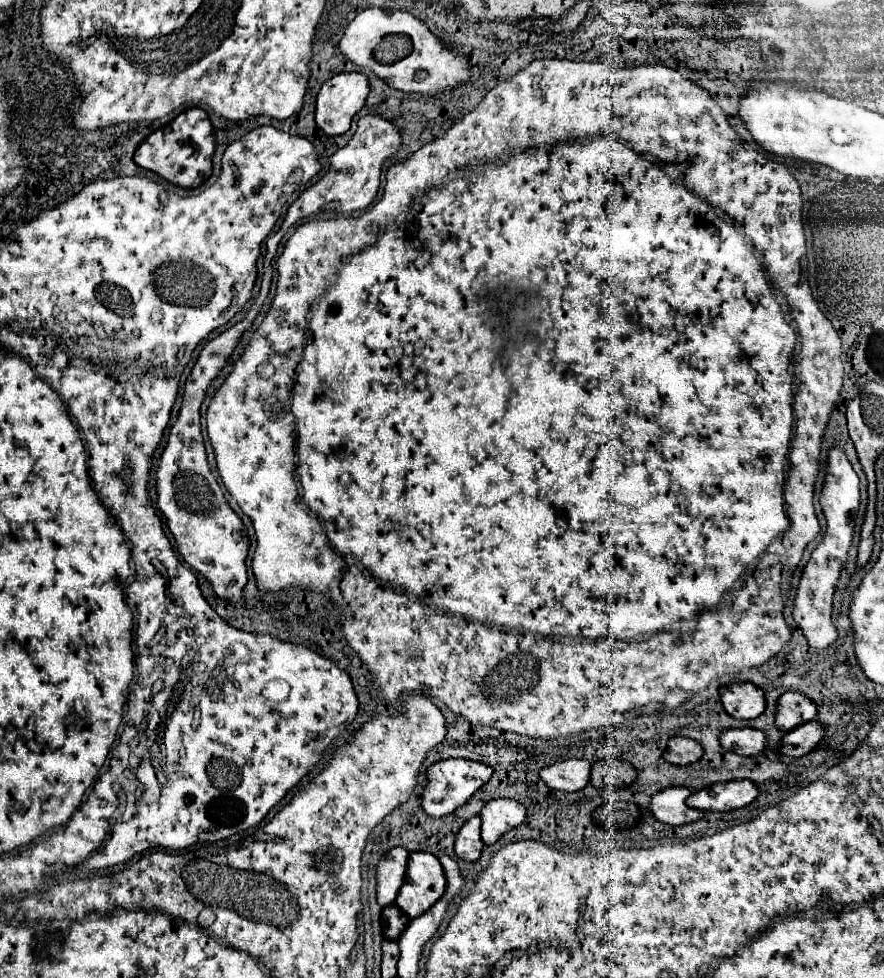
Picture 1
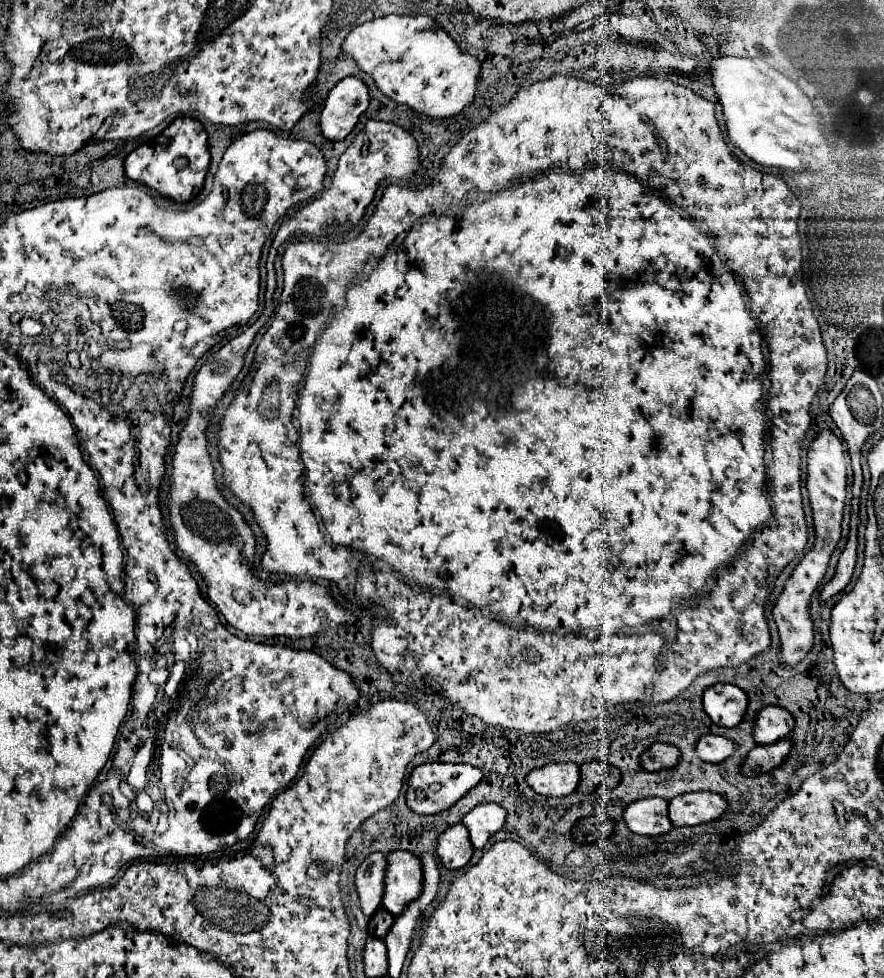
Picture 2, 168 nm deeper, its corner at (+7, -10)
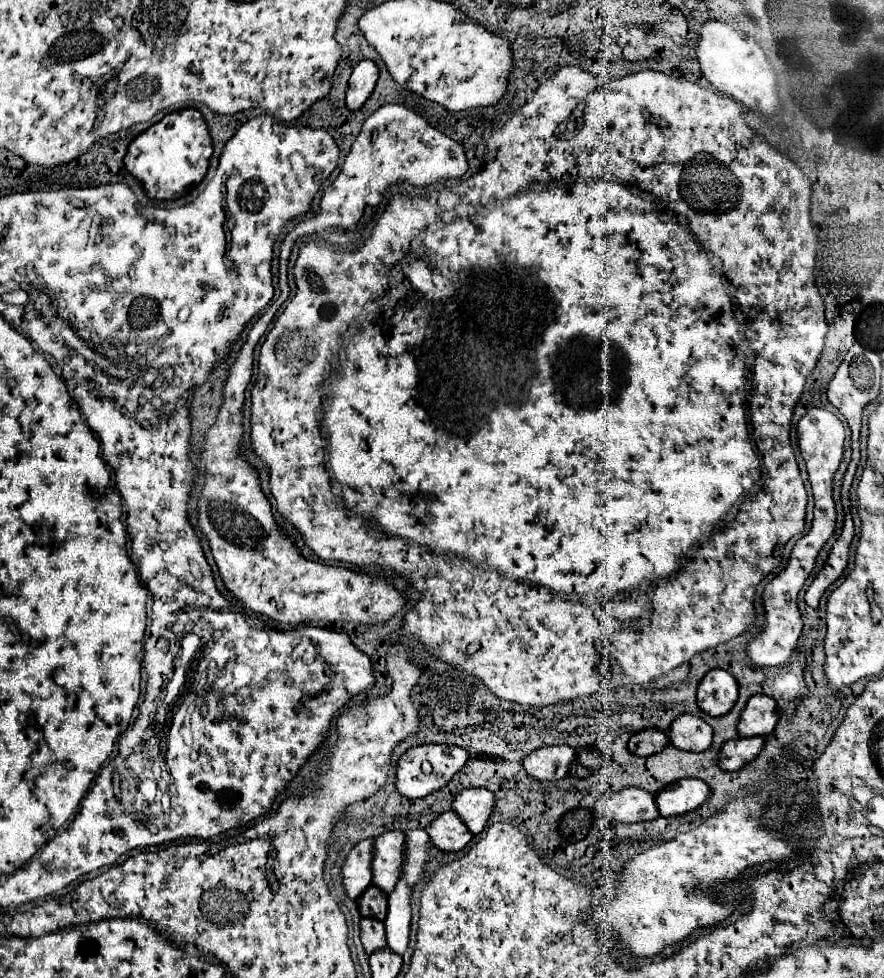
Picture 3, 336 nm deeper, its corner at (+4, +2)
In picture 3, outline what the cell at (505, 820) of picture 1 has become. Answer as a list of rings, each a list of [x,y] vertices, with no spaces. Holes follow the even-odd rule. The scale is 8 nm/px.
[[[467,788],[455,794],[451,810],[467,824],[471,834],[481,834],[491,812],[493,812],[493,794],[485,788]]]

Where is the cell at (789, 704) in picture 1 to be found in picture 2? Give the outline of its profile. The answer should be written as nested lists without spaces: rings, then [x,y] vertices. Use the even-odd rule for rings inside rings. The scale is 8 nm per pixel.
[[[766,706],[758,712],[754,724],[754,740],[758,744],[774,744],[788,736],[796,726],[794,716],[780,706]]]

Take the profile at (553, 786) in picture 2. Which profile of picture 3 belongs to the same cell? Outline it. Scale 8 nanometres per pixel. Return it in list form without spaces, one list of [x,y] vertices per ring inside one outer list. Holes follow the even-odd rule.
[[[543,746],[525,756],[523,768],[537,780],[559,780],[565,778],[575,760],[571,746]]]

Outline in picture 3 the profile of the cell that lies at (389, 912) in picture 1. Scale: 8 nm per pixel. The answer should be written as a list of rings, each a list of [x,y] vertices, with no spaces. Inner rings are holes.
[[[369,886],[359,898],[357,898],[357,906],[361,916],[365,918],[375,918],[375,920],[385,920],[387,916],[387,894],[381,892],[381,888],[377,886]]]

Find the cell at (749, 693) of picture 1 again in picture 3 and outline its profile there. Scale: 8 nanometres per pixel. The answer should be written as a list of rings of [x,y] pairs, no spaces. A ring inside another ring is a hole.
[[[709,670],[697,688],[697,706],[709,716],[727,714],[737,702],[737,680],[725,670]]]

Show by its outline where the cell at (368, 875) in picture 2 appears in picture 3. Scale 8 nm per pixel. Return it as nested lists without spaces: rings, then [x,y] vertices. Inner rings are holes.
[[[363,840],[359,842],[347,856],[341,874],[343,874],[343,886],[349,898],[361,896],[365,888],[371,886],[371,858],[373,858],[373,842]]]

